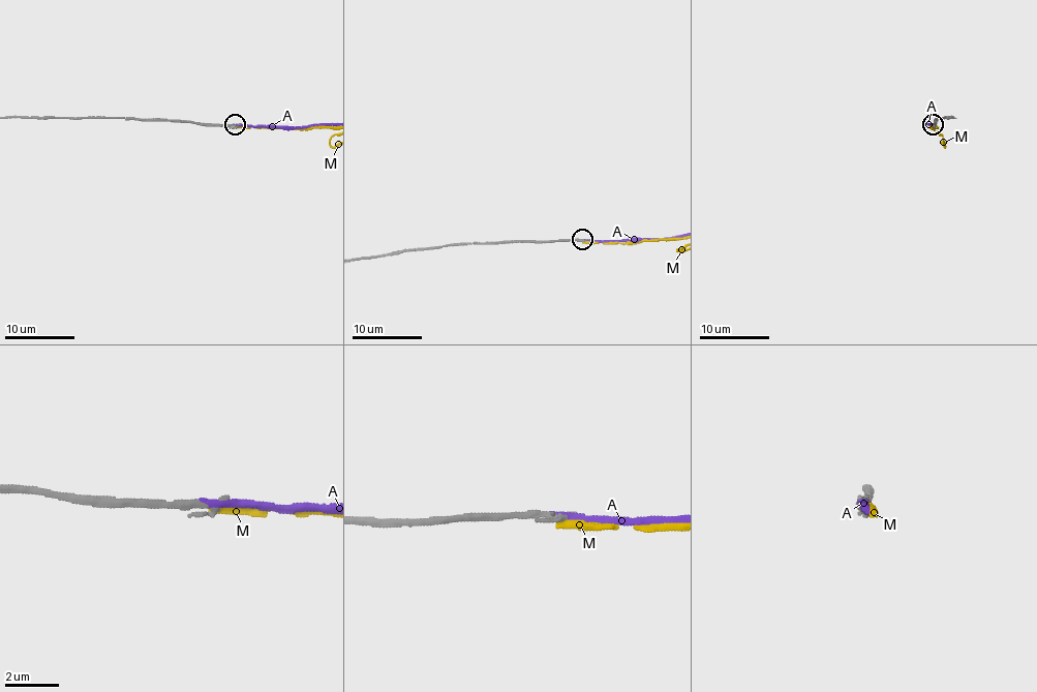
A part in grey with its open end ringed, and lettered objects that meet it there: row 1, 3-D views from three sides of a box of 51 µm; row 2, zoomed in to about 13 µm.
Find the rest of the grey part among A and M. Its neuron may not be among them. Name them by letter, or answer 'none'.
A

